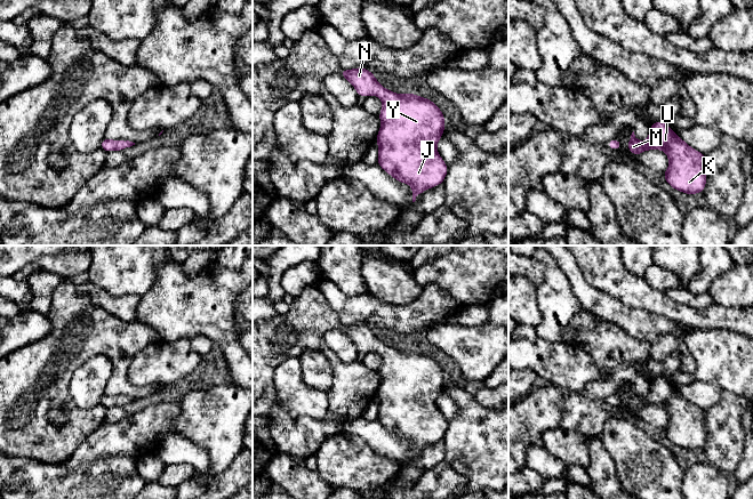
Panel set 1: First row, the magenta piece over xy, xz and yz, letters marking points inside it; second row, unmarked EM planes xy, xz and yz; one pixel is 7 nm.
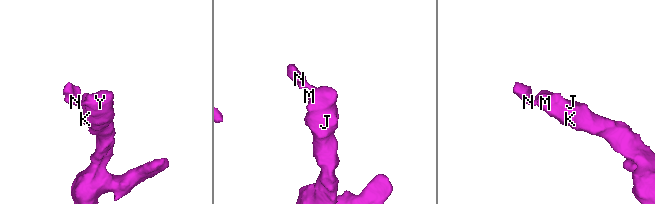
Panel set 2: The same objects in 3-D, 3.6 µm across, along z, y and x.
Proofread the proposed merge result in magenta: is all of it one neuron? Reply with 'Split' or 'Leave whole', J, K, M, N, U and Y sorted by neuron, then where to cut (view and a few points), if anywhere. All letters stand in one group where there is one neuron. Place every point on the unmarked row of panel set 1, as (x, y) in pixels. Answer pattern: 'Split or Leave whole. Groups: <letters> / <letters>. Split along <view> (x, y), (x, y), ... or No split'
Leave whole. Groups: J K M N U Y. No split

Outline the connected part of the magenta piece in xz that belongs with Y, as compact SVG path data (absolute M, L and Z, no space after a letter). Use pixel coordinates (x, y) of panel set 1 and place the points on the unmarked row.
M363 323L343 325L339 329L349 336L359 353L378 352L383 364L378 370L382 383L376 393L379 412L377 420L400 438L408 438L412 445L412 458L425 445L442 440L448 421L436 408L439 395L444 388L444 372L441 365L428 354L411 348L398 351L383 344L374 330Z

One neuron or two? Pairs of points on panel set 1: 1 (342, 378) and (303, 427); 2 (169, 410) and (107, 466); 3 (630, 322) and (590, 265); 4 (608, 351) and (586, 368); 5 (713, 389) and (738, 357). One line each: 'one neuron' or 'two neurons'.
1: two neurons
2: two neurons
3: two neurons
4: two neurons
5: two neurons

